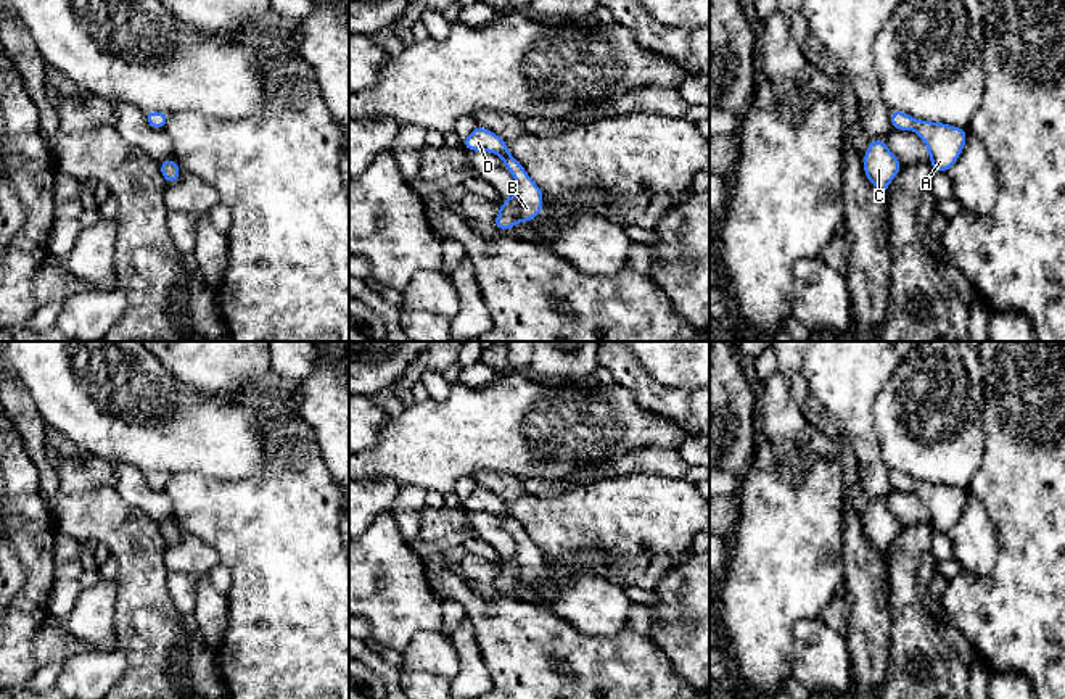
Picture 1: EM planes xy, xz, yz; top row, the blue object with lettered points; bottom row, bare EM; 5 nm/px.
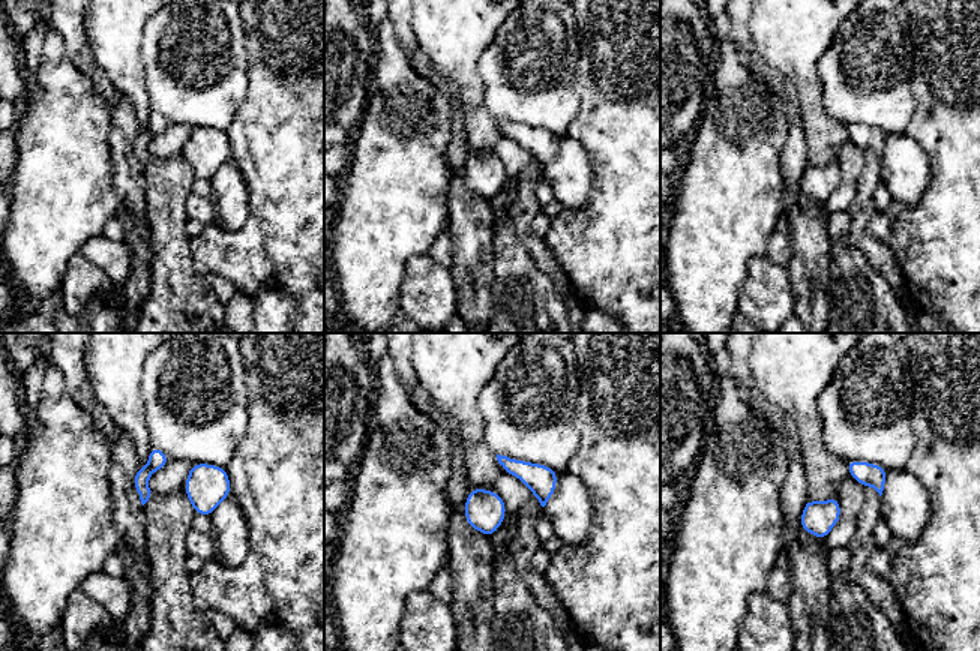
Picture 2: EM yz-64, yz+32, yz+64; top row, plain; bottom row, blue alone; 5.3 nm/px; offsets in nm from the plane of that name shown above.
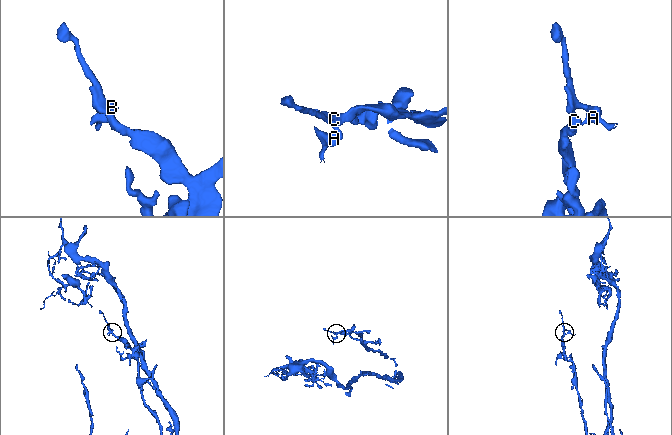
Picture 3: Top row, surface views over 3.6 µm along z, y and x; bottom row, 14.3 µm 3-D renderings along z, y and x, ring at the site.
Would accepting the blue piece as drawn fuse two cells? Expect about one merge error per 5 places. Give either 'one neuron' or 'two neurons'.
one neuron

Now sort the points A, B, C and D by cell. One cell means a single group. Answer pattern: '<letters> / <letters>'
A B C D

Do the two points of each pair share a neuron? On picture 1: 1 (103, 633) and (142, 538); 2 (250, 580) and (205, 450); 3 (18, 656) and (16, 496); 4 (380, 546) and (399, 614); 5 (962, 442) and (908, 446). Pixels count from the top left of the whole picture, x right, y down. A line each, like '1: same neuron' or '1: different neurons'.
1: different neurons
2: different neurons
3: same neuron
4: same neuron
5: same neuron

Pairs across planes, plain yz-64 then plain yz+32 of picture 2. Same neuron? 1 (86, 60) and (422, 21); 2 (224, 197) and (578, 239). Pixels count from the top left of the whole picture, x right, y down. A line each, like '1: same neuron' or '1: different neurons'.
1: different neurons
2: different neurons

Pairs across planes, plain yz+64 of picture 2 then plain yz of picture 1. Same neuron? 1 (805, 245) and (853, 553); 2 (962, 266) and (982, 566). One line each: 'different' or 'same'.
1: same
2: different

